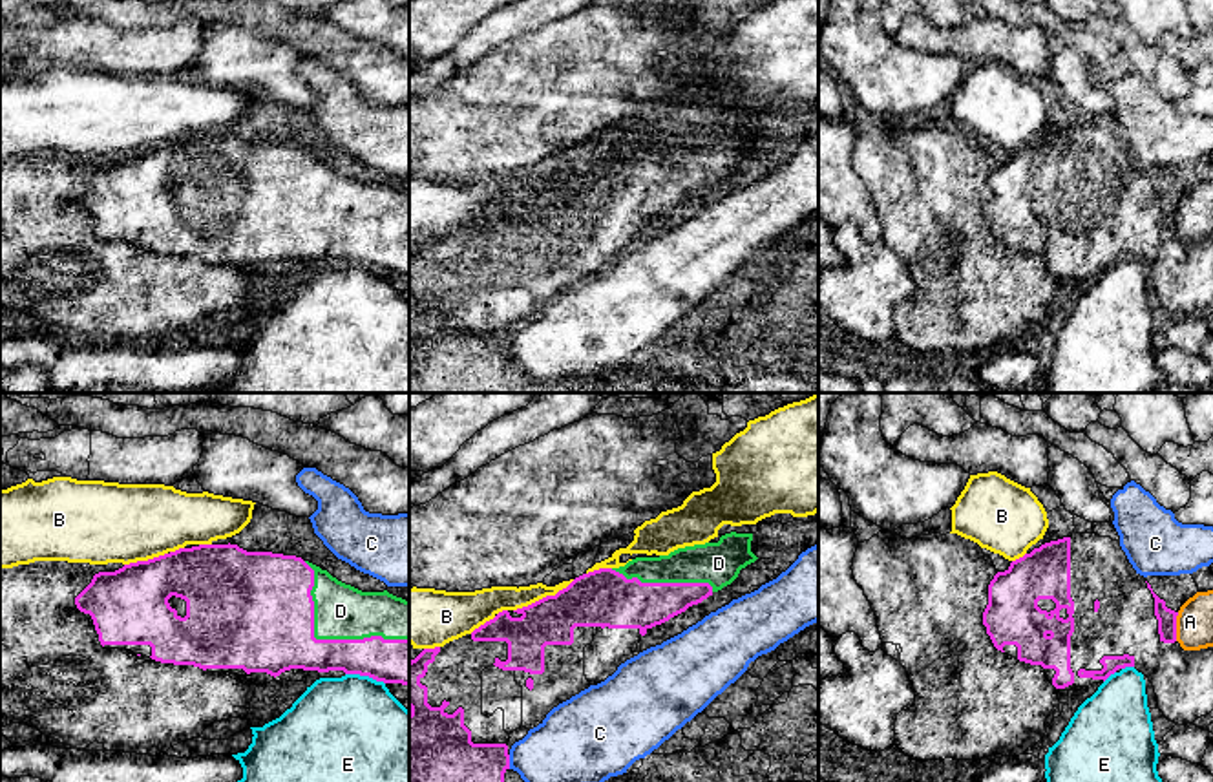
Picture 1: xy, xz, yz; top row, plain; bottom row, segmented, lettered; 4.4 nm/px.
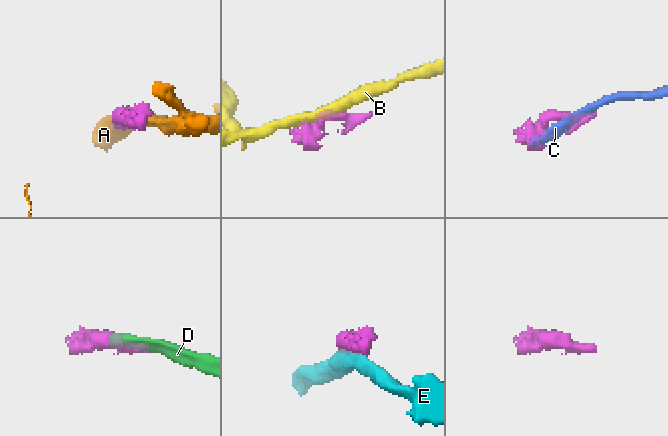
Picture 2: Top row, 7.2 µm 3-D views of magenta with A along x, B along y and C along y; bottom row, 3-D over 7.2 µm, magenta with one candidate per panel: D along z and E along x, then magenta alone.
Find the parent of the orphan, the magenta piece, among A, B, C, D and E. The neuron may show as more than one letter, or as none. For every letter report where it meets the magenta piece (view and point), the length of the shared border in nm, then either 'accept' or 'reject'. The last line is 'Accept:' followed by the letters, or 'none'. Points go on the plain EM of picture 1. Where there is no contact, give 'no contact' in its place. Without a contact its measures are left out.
A: yz (1175, 218) | 130 nm | reject
B: xz (543, 189) | 300 nm | reject
C: xz (508, 353) | 60 nm | reject
D: xy (324, 231) | 600 nm | accept
E: xy (366, 265) | 180 nm | reject
Accept: D

